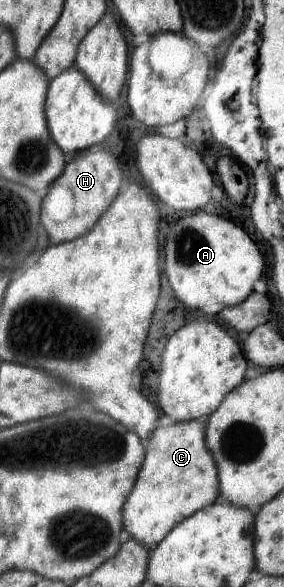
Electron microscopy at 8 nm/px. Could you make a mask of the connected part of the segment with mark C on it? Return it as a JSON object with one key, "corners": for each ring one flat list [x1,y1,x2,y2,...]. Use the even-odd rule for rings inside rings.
{"corners":[[192,420,152,430,140,475,136,477,132,495,128,495,128,503,124,503,122,511,125,536,134,538,148,551,152,551,176,524,206,505,212,505,218,497,216,465,204,445,205,427,205,420]]}

